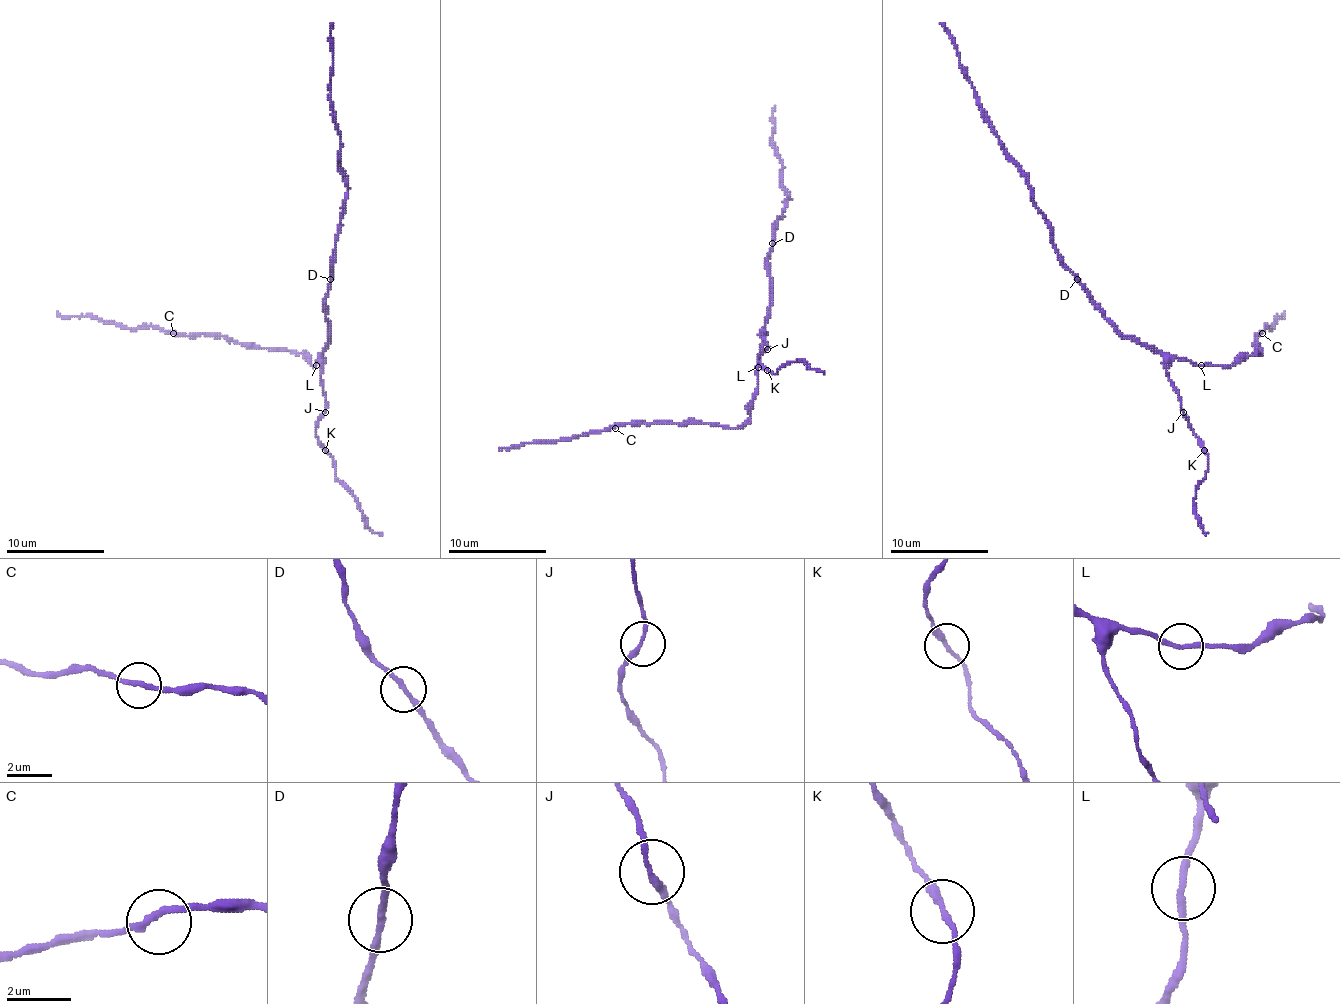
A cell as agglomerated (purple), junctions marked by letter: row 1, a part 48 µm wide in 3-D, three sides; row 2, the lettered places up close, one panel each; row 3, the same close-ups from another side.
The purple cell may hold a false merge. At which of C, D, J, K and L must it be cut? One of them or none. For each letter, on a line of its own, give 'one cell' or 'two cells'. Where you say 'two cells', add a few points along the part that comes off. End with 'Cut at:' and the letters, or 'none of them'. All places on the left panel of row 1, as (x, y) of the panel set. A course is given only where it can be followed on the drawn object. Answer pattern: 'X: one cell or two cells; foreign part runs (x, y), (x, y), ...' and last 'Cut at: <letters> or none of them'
C: one cell
D: one cell
J: one cell
K: one cell
L: one cell
Cut at: none of them

